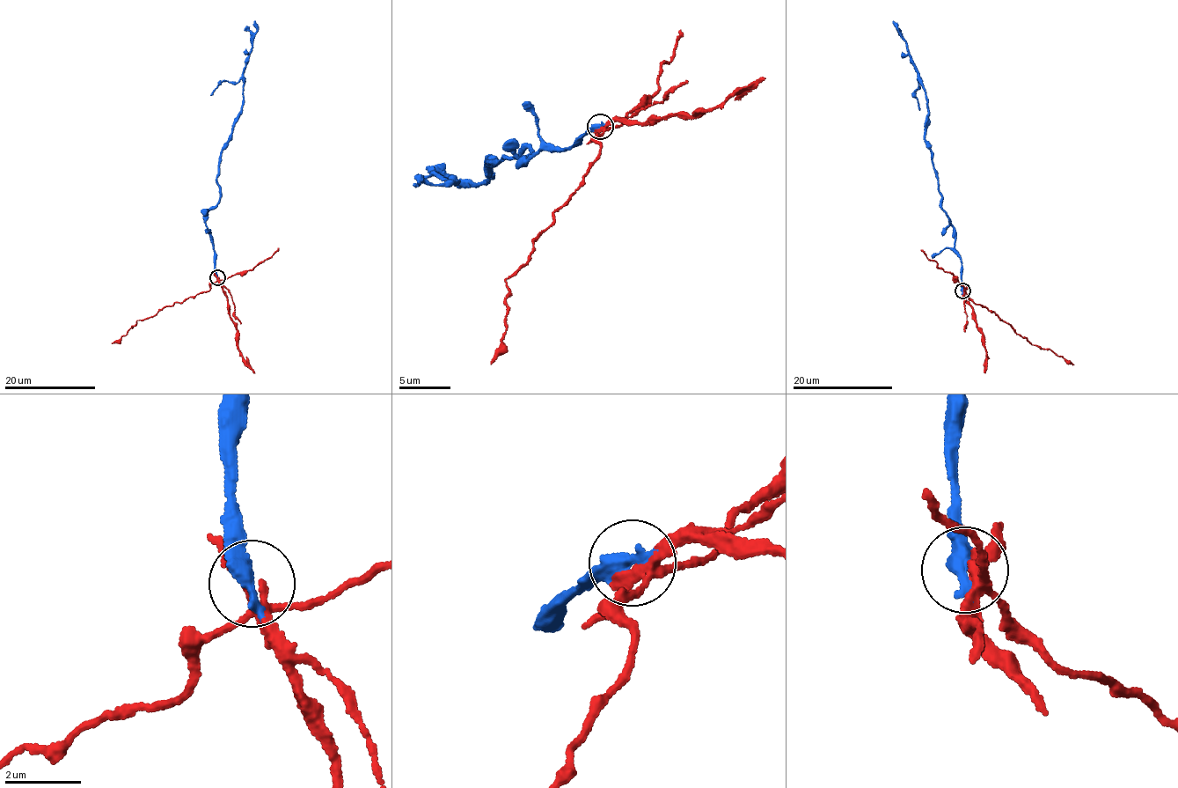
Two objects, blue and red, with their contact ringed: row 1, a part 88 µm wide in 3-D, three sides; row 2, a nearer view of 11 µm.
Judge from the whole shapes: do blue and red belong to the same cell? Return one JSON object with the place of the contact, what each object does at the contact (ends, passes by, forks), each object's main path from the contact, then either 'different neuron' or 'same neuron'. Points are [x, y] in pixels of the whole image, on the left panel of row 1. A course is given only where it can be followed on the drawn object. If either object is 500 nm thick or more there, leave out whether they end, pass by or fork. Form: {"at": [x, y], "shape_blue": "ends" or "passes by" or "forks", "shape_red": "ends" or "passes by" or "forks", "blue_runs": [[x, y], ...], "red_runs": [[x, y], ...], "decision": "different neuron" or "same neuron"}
{"at": [217, 277], "shape_blue": "ends", "shape_red": "forks", "blue_runs": [[217, 277], [206, 213], [220, 195], [219, 157], [240, 111], [245, 59], [256, 29], [253, 20]], "red_runs": [[217, 278], [208, 292], [189, 297], [164, 307], [152, 317], [137, 320], [126, 335], [111, 343]], "decision": "different neuron"}

